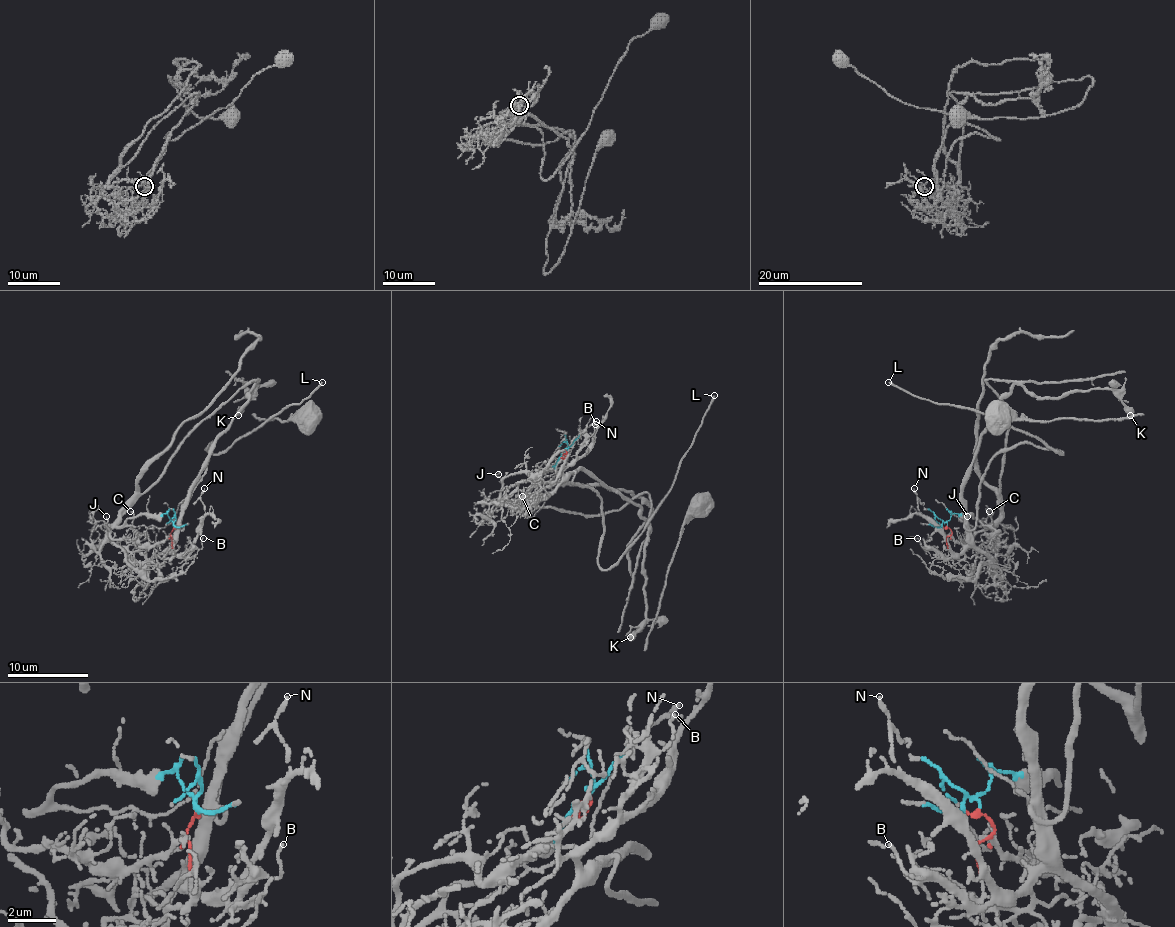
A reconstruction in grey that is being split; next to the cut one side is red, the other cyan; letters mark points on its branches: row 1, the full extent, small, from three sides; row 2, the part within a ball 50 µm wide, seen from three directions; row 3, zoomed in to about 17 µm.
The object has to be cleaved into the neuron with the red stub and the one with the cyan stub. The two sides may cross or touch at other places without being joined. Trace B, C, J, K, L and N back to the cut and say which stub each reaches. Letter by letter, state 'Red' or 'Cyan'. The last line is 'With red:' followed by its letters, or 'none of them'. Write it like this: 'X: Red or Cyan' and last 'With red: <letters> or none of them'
B: Red
C: Cyan
J: Cyan
K: Red
L: Red
N: Red
With red: B, K, L, N

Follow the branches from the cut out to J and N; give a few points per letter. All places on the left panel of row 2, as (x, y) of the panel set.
J: (173, 525), (163, 513), (129, 517), (108, 529), (110, 531), (106, 517)
N: (173, 525), (171, 553), (165, 559), (173, 553), (183, 553), (193, 541), (205, 511), (201, 501), (203, 489)

